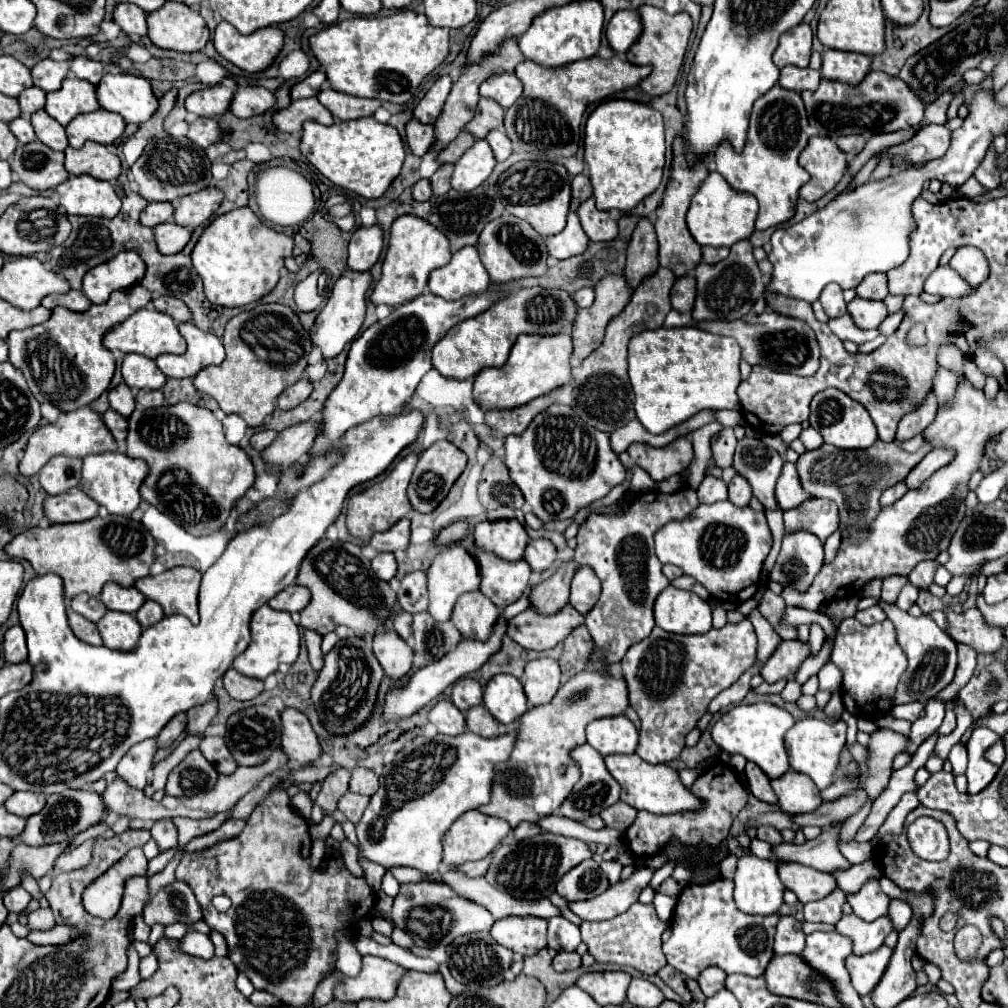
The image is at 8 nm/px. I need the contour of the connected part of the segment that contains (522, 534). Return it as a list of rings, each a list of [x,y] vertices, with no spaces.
[[[516,519],[482,521],[474,527],[474,537],[480,549],[494,551],[506,561],[520,561],[528,545],[526,529]]]

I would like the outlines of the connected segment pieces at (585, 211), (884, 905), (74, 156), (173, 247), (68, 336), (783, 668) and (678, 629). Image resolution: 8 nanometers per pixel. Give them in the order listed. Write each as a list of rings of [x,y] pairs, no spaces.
[[[594,197],[586,199],[576,211],[576,215],[580,217],[582,229],[590,241],[612,241],[618,235],[616,221],[612,221],[606,211],[596,209]]]
[[[868,881],[860,893],[850,895],[848,903],[852,905],[854,913],[864,921],[874,921],[878,917],[888,915],[890,897],[882,893],[878,881]]]
[[[86,143],[82,149],[66,149],[66,169],[72,175],[92,175],[100,181],[112,181],[120,175],[118,155],[102,143]]]
[[[168,221],[168,223],[154,227],[154,235],[156,235],[158,251],[162,255],[174,255],[186,247],[186,243],[192,237],[192,231],[184,229],[182,225],[176,225],[174,221]]]
[[[134,285],[124,291],[114,291],[108,303],[92,305],[84,313],[56,307],[52,317],[42,325],[10,333],[6,341],[10,347],[10,363],[22,371],[38,403],[48,401],[60,411],[76,411],[86,407],[108,389],[116,369],[112,353],[102,345],[102,337],[150,301],[152,291],[142,289],[142,285]]]
[[[782,641],[772,657],[760,669],[766,683],[776,683],[778,679],[790,679],[796,675],[802,661],[808,657],[808,647],[800,641]]]
[[[668,585],[656,599],[654,605],[654,617],[656,625],[668,633],[680,633],[680,635],[702,635],[712,627],[712,607],[708,601],[702,601],[692,591],[680,591],[672,585]]]

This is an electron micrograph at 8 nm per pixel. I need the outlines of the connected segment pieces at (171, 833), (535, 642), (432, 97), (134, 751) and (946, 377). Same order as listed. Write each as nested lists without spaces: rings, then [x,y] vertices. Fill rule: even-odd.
[[[156,821],[150,833],[152,839],[158,843],[158,849],[174,849],[178,843],[178,829],[172,821]]]
[[[566,605],[548,617],[540,615],[536,609],[528,609],[508,621],[508,637],[524,649],[546,651],[562,643],[580,623],[584,623],[584,615],[572,605]]]
[[[450,75],[440,77],[432,85],[432,89],[424,95],[424,99],[416,105],[414,117],[418,121],[422,121],[422,123],[436,123],[440,113],[442,113],[442,109],[444,109],[444,101],[446,101],[450,89],[452,89],[452,77]]]
[[[148,739],[142,741],[138,745],[134,745],[118,763],[116,773],[120,779],[128,781],[128,785],[136,787],[136,789],[144,789],[146,787],[146,779],[148,779],[148,771],[152,769],[152,757],[156,753],[156,741]]]
[[[940,367],[936,371],[936,383],[934,383],[934,391],[938,395],[938,403],[944,405],[944,401],[950,401],[954,397],[956,391],[956,373],[950,369]]]

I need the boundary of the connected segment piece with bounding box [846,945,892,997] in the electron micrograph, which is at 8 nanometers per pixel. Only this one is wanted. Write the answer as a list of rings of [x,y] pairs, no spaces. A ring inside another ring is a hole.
[[[882,945],[874,953],[868,953],[868,955],[862,955],[862,957],[850,955],[846,959],[846,967],[848,967],[850,977],[852,977],[852,987],[856,989],[856,993],[860,997],[872,993],[872,989],[882,979],[884,971],[890,963],[890,957],[892,957],[892,949]]]

